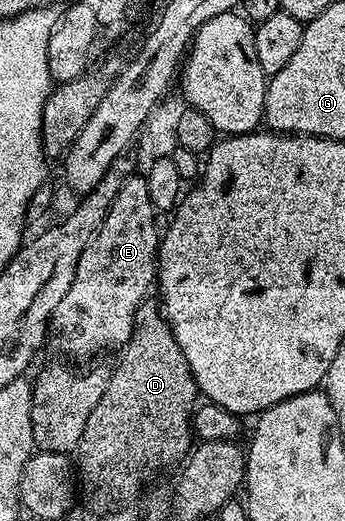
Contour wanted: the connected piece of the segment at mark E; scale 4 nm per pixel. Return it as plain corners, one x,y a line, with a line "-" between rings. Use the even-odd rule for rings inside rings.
134,174
123,182
119,194
115,194
115,202
111,202
111,210
107,210
107,218
99,226
93,240
83,250
79,258
79,266
75,270
75,282
71,282
71,290
63,294
63,302
55,306
53,315
47,325
51,344
65,356
93,356
104,348
116,349
124,346
133,333
133,319
141,304
146,303
149,287
152,289
157,275
157,250
159,247
158,213
151,202
151,193
147,190
144,175

